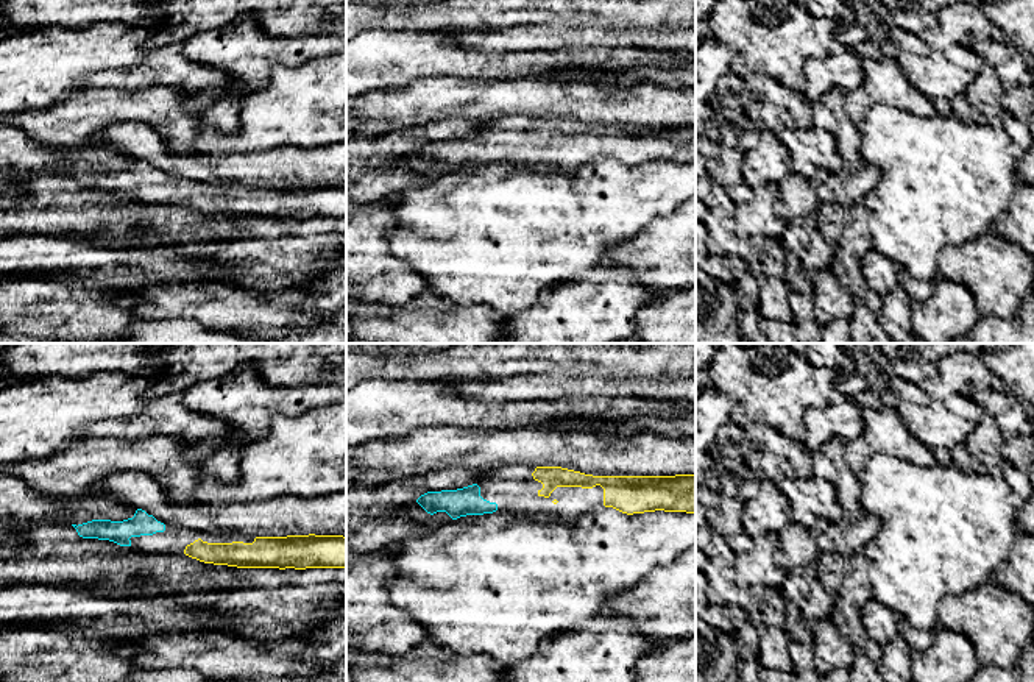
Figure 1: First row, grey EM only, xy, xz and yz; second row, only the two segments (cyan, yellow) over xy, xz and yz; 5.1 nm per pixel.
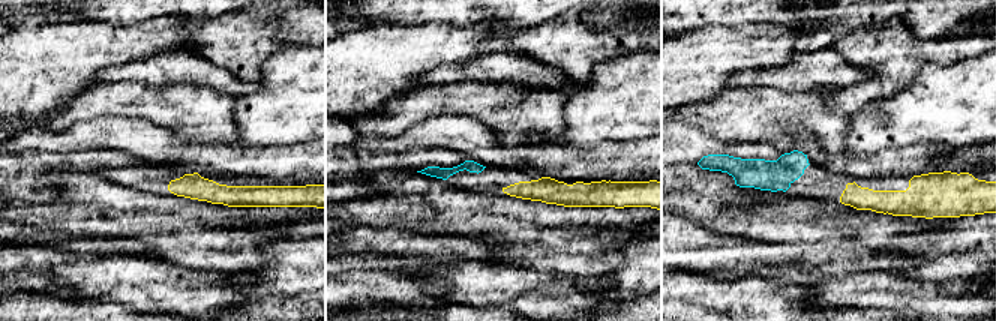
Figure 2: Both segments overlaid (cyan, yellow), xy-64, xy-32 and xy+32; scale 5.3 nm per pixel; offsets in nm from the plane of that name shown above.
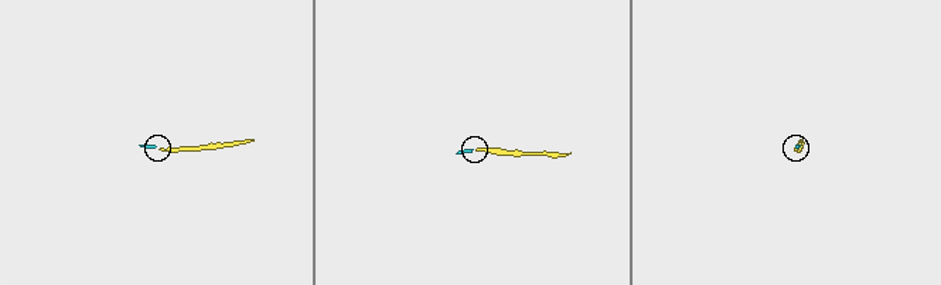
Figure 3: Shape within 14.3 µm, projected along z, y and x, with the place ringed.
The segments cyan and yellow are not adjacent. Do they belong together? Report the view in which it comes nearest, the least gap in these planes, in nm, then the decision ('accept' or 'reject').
view xy; gap 140 nm; accept

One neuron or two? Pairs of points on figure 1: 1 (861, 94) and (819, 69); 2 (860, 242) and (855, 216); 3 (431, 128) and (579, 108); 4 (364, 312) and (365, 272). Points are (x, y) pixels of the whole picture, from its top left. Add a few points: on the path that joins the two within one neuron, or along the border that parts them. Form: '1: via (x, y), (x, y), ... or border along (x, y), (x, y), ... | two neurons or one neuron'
1: border along (855, 53), (863, 67), (863, 80), (846, 92) | two neurons
2: via (856, 236), (856, 222) | one neuron
3: border along (459, 114), (487, 120) | two neurons
4: border along (362, 300), (400, 308) | two neurons

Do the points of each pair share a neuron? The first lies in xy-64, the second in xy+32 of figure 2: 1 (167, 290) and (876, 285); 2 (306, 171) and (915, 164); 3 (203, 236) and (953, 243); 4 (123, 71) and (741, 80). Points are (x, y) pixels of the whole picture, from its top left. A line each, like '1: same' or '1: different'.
1: same
2: same
3: same
4: same

